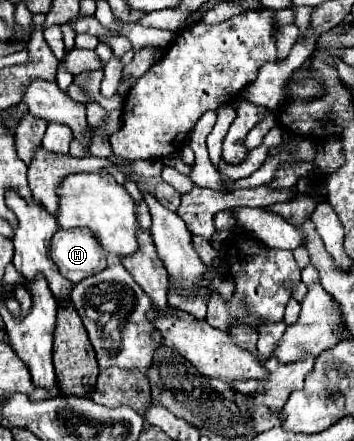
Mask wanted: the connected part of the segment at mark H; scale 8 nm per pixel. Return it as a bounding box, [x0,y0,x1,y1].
[50,228,106,284]

